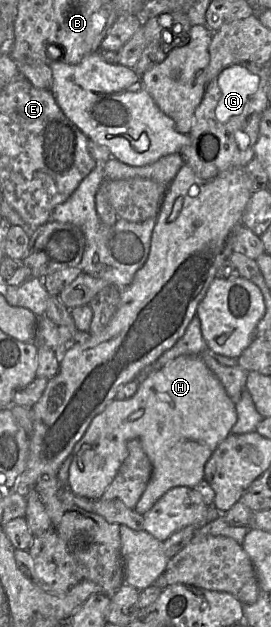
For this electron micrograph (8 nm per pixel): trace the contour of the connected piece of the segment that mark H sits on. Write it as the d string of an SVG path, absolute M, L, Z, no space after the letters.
M199 355L178 356L141 381L134 396L126 400L114 399L92 420L72 451L68 488L75 495L94 501L100 499L129 454L127 443L137 439L153 467L149 483L135 507L135 511L143 515L168 490L178 486L194 488L204 480L207 461L218 445L231 433L236 422L235 403L202 358Z

